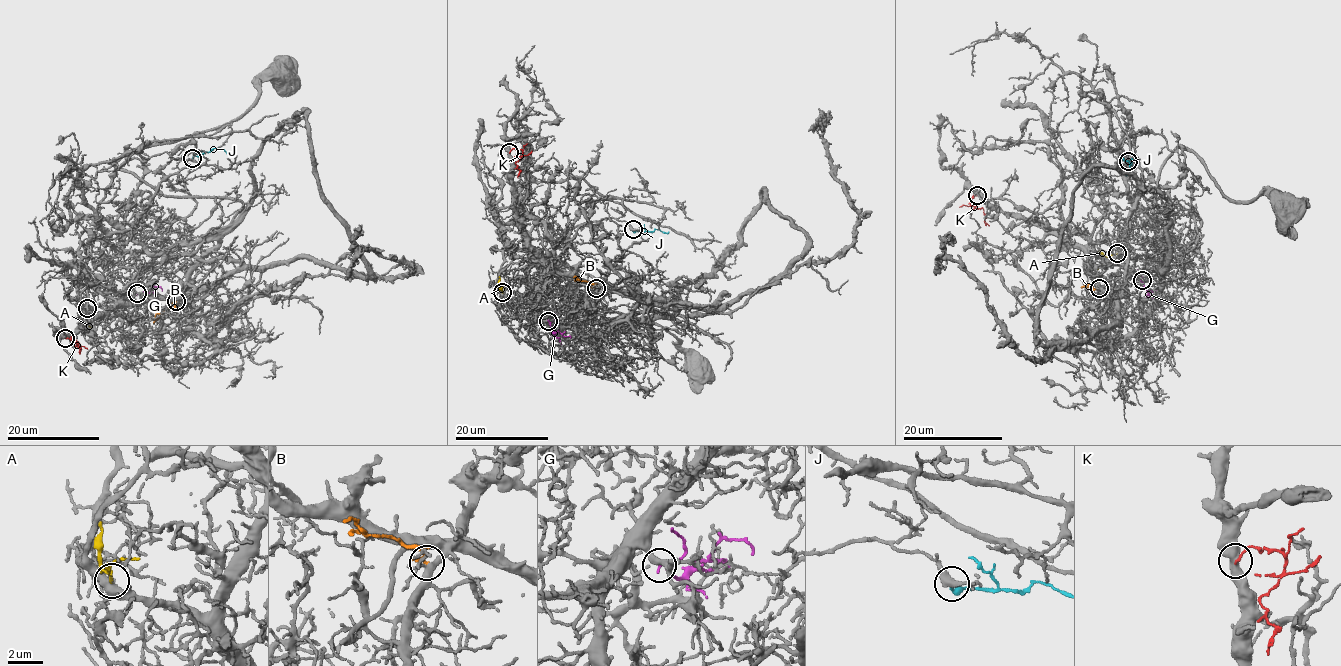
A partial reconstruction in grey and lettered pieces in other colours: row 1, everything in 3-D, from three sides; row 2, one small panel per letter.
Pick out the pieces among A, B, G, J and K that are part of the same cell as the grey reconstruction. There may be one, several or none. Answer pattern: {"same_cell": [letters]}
{"same_cell": ["A", "G", "J"]}

